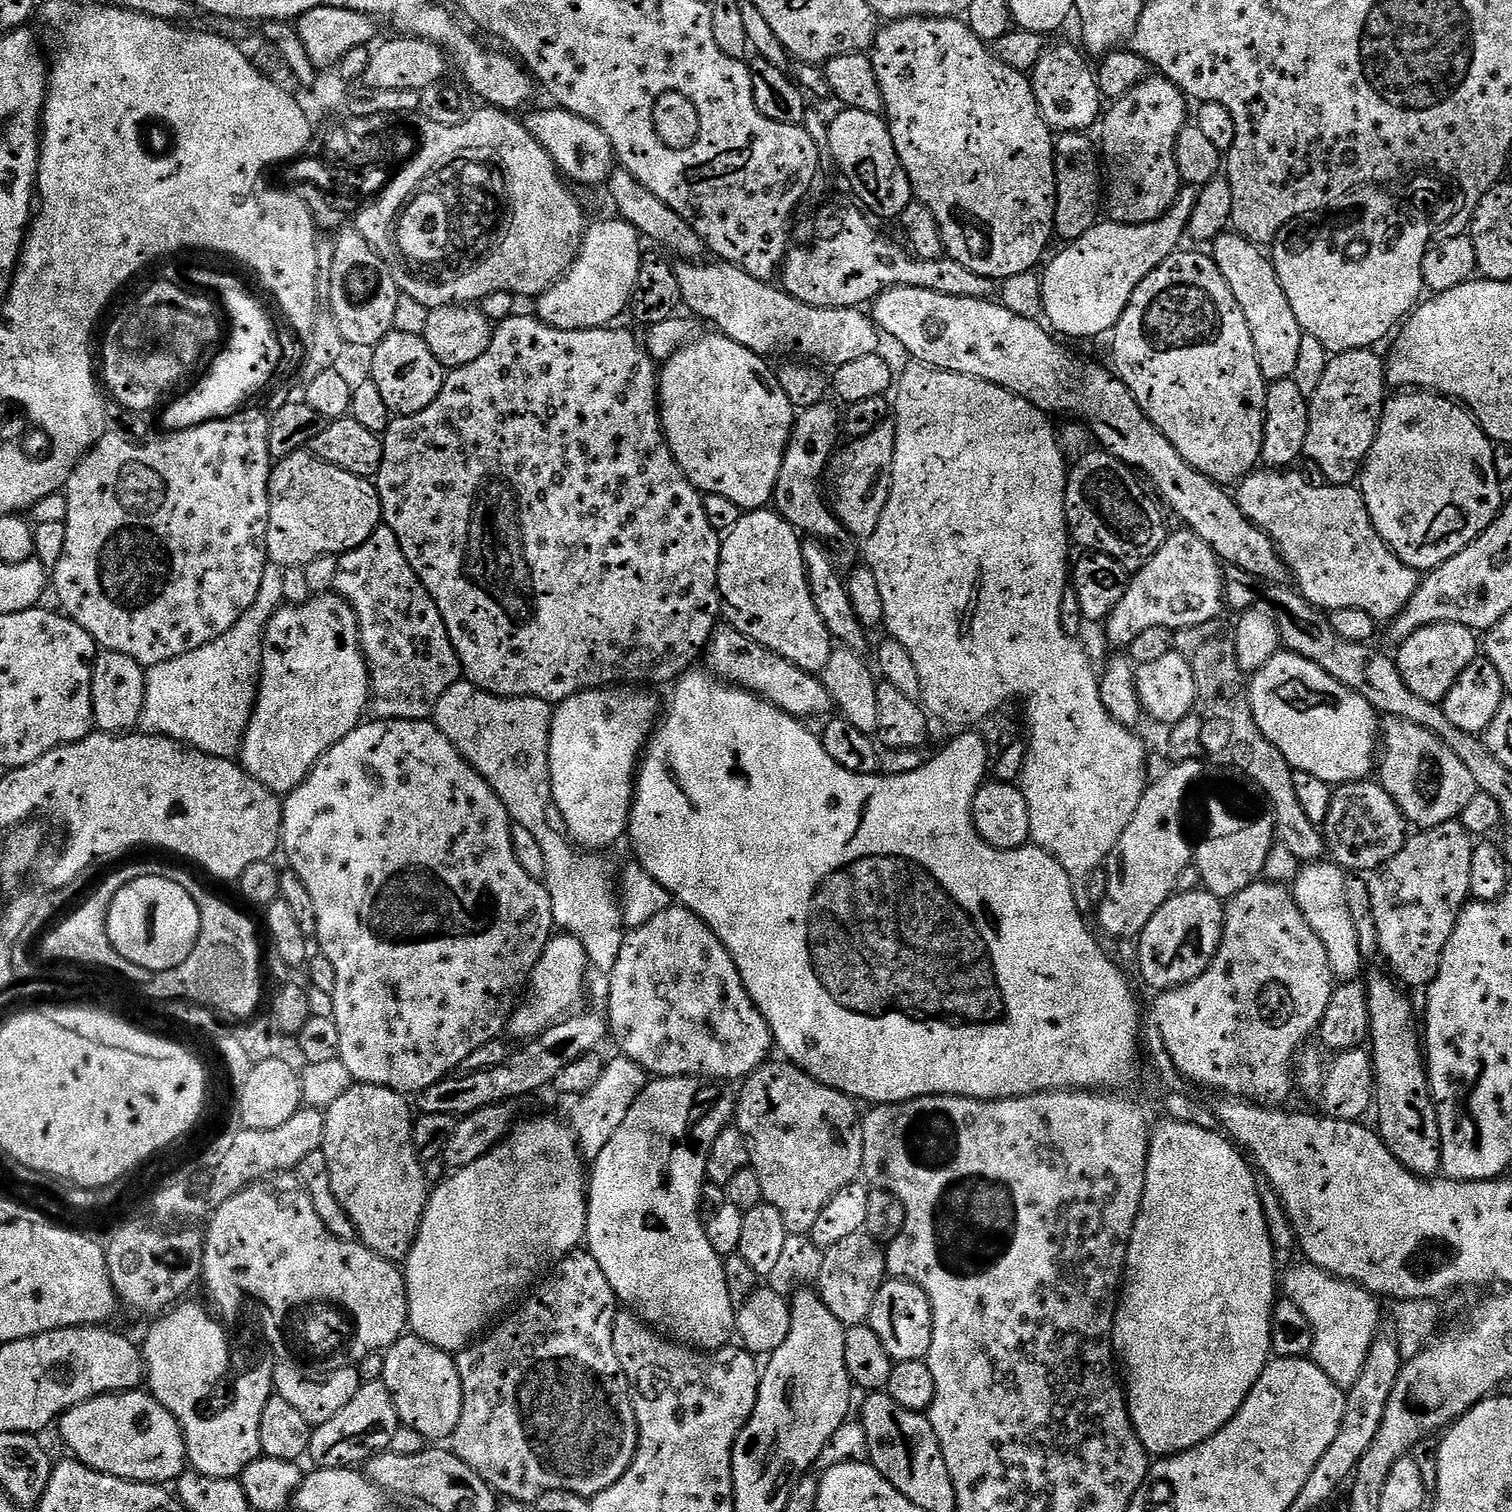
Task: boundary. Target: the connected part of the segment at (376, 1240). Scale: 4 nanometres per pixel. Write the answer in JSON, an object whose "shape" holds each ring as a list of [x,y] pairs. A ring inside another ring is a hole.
{"shape":[[[356,1082],[323,1113],[322,1151],[326,1154],[334,1198],[338,1198],[342,1210],[350,1214],[359,1243],[393,1262],[403,1261],[416,1241],[416,1231],[420,1228],[420,1219],[430,1195],[430,1184],[424,1181],[425,1165],[416,1156],[412,1145],[414,1112],[410,1104],[408,1109],[404,1100],[407,1099],[401,1093],[389,1088]]]}

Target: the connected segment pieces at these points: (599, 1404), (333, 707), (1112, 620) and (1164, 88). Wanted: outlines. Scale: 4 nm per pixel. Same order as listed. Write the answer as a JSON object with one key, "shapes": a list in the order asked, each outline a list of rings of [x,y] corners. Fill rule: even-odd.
{"shapes":[[[[577,1250],[565,1256],[555,1268],[551,1269],[547,1279],[511,1315],[501,1319],[487,1335],[469,1344],[463,1352],[455,1353],[458,1374],[462,1378],[464,1401],[462,1402],[462,1418],[458,1418],[458,1426],[452,1431],[450,1437],[450,1448],[458,1458],[462,1458],[462,1462],[466,1462],[466,1466],[473,1468],[491,1486],[493,1492],[501,1497],[508,1496],[504,1498],[517,1504],[531,1506],[538,1498],[542,1498],[542,1494],[551,1492],[569,1492],[591,1498],[602,1490],[616,1487],[617,1482],[624,1477],[626,1470],[636,1457],[638,1433],[636,1415],[632,1409],[632,1394],[628,1391],[628,1379],[614,1350],[612,1324],[617,1315],[618,1301],[610,1282],[606,1282],[606,1274],[602,1274],[602,1266],[594,1262],[594,1258],[587,1250]]],[[[335,594],[313,595],[302,605],[281,606],[264,631],[256,704],[240,744],[239,763],[271,792],[293,792],[312,773],[322,754],[360,727],[369,708],[368,664],[360,650],[360,631],[352,607]]],[[[1179,531],[1173,536],[1171,533],[1163,546],[1139,565],[1140,573],[1129,579],[1122,602],[1118,602],[1109,614],[1106,621],[1108,640],[1116,650],[1127,649],[1142,630],[1179,630],[1210,622],[1221,615],[1220,607],[1223,609],[1226,604],[1222,561],[1202,538],[1198,538],[1198,534]]],[[[1159,74],[1149,75],[1130,94],[1111,101],[1098,124],[1098,152],[1106,169],[1107,219],[1142,224],[1162,218],[1182,189],[1176,165],[1178,134],[1189,123],[1190,108],[1180,87]]]]}

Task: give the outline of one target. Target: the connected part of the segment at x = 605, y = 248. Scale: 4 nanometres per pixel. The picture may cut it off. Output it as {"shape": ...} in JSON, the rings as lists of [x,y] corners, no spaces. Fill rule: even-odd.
{"shape":[[[600,220],[597,224],[587,225],[584,239],[580,242],[580,250],[567,272],[556,280],[541,296],[535,297],[534,315],[546,326],[554,326],[558,330],[590,330],[591,328],[606,328],[619,318],[631,305],[632,291],[638,280],[638,270],[642,259],[640,252],[641,237],[636,228],[624,220]]]}

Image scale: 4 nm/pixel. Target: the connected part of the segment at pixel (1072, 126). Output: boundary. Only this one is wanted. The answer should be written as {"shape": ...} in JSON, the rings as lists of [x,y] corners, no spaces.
{"shape":[[[1056,44],[1053,48],[1052,45],[1045,47],[1036,67],[1030,73],[1040,113],[1044,115],[1048,127],[1056,134],[1087,133],[1087,128],[1097,127],[1102,116],[1102,97],[1093,65],[1090,66],[1084,61],[1085,53],[1077,48],[1071,48],[1068,44]]]}

